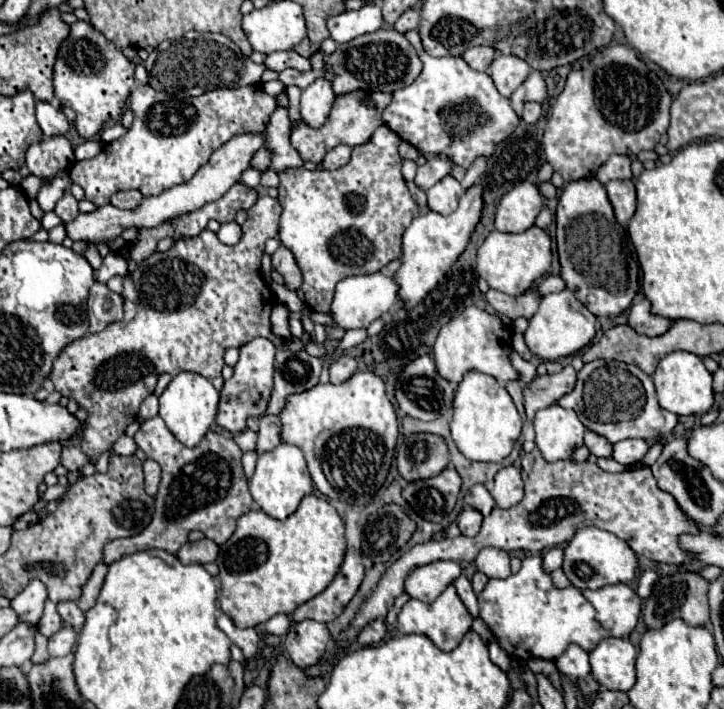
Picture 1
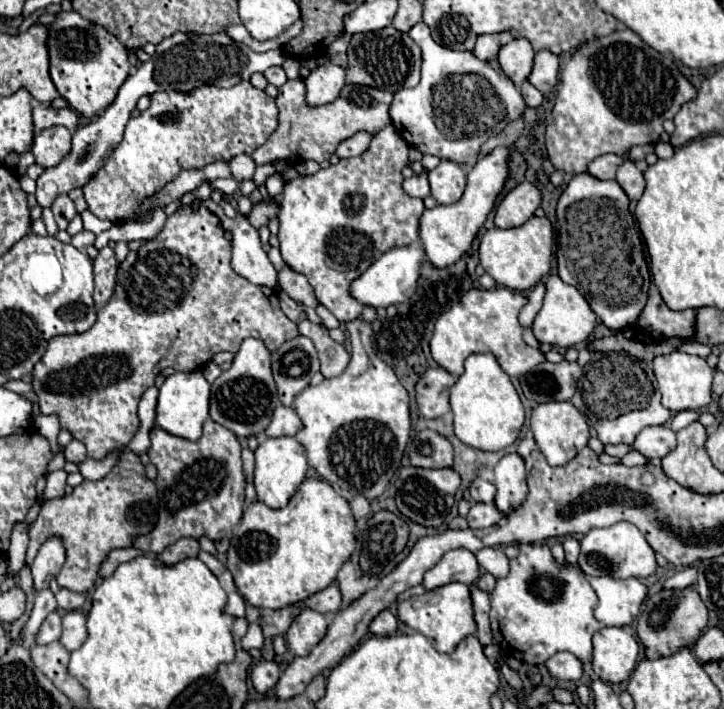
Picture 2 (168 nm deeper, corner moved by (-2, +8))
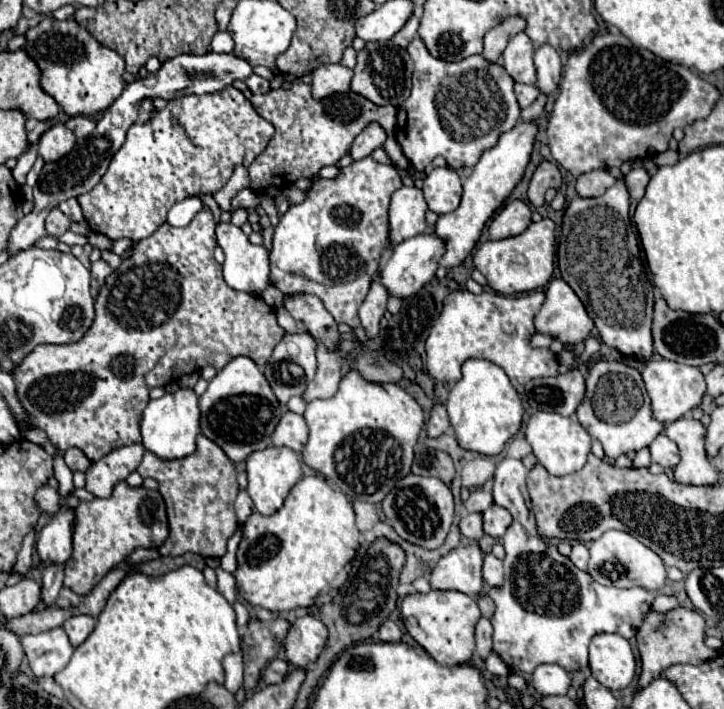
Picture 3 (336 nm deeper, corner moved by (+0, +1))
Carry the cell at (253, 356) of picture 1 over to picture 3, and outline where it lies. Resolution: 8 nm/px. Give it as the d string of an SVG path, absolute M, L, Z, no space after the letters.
M235 357L209 383L199 399L201 431L221 445L233 463L245 461L253 451L271 445L271 435L281 419L281 405L273 395L263 371L249 357Z

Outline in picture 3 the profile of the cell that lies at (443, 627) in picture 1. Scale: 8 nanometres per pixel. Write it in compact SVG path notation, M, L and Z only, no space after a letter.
M429 591L427 595L407 595L401 601L401 621L407 633L441 665L459 665L471 659L475 649L473 629L481 617L477 601L461 591Z

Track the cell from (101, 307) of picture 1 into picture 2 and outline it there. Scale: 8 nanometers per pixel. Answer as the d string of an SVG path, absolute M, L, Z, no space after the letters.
M105 246L93 260L93 266L95 266L95 294L93 294L93 298L95 298L97 308L101 308L113 296L117 264L119 262L115 258L115 252L109 246Z

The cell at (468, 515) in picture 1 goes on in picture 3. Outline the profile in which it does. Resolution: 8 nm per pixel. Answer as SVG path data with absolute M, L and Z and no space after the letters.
M491 505L485 513L483 513L483 531L491 537L503 537L505 529L511 525L511 517L507 509L501 509L497 505Z

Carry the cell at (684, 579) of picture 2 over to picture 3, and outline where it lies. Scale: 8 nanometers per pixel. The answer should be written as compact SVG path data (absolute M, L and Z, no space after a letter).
M657 595L655 597L655 601L653 601L653 609L655 611L669 611L669 609L673 609L673 607L677 607L679 603L677 603L677 597L673 597L673 595Z

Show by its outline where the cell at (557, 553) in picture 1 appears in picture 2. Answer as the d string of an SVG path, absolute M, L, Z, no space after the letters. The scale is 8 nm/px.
M567 536L565 542L563 542L563 548L565 548L565 560L575 564L577 558L579 558L579 538Z

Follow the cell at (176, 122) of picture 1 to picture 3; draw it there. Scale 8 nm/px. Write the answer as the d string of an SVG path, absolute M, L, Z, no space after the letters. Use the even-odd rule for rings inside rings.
M235 87L205 95L201 109L205 109L209 129L213 129L201 145L189 141L189 133L185 133L185 125L177 121L177 113L157 113L151 123L135 123L129 127L127 141L113 155L101 185L77 197L91 231L103 233L109 239L127 237L141 241L149 237L165 223L171 205L191 195L213 195L219 191L231 177L233 167L239 163L249 167L275 133L273 125L263 119L253 103ZM175 123L179 127L175 127ZM177 129L183 131L183 135L175 135Z

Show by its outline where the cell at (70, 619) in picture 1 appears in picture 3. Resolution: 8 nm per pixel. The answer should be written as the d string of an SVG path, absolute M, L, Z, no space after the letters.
M63 587L61 593L59 593L59 599L57 599L57 607L77 607L81 603L81 597L75 595L71 589Z

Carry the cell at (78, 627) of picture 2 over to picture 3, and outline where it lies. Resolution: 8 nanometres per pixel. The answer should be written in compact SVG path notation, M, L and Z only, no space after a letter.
M73 615L63 623L63 629L73 647L79 647L95 627L95 619L89 615Z

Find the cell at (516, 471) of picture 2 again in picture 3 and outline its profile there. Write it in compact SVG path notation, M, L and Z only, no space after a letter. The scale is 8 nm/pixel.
M505 457L495 471L495 503L511 513L513 523L503 535L503 547L507 551L503 559L505 583L489 591L495 603L491 617L493 651L511 671L519 673L533 673L543 663L557 663L567 671L583 671L587 669L589 641L597 635L597 589L593 589L589 573L579 571L569 557L563 557L537 535L535 521L521 493L525 477L527 469L523 463L511 457Z

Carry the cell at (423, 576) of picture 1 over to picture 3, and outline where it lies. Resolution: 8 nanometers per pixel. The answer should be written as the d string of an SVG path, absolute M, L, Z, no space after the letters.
M459 545L443 555L429 575L431 589L455 589L477 597L483 587L483 553L477 545Z

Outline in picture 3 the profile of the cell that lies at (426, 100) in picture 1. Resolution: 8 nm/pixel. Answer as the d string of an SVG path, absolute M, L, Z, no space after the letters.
M415 37L409 43L407 51L415 61L415 71L413 71L411 95L397 109L397 127L395 127L397 143L401 145L405 157L409 159L409 163L417 171L423 171L439 155L445 157L447 165L451 169L461 169L465 165L473 167L479 161L481 153L495 147L499 137L505 131L513 129L519 121L521 109L519 109L519 103L515 99L513 79L509 77L509 73L501 65L489 63L481 55L471 55L471 57L467 57L463 61L457 61L457 63L441 61L427 51L421 37Z

